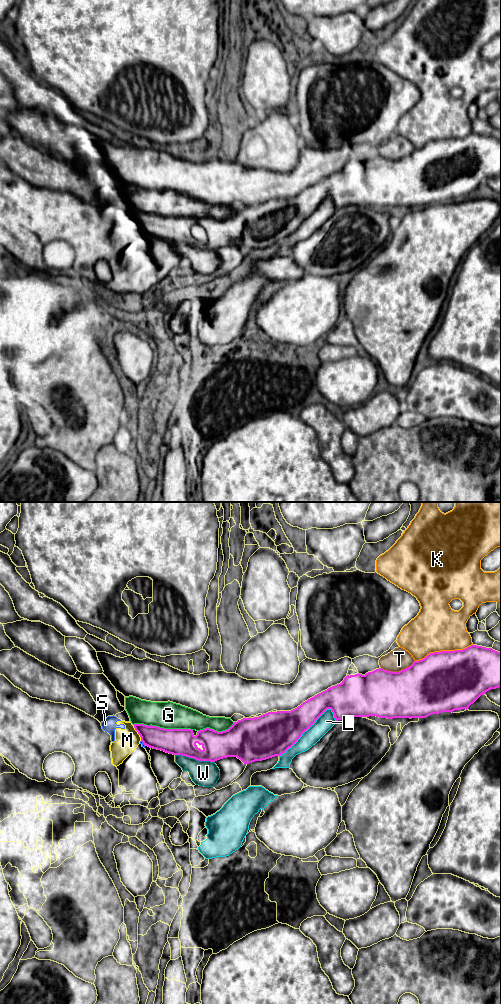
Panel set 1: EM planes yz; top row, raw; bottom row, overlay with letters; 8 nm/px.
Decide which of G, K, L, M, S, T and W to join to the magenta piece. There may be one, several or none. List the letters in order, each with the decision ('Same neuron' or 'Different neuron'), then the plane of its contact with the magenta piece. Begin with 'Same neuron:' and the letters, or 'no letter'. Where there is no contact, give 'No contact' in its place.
Same neuron: no letter
G: Different neuron. Touches magenta in yz
K: Different neuron. Touches magenta in yz
L: Different neuron. Touches magenta in yz
M: Different neuron. Touches magenta in yz
S: Different neuron. Touches magenta in yz
T: Different neuron. Touches magenta in yz
W: Different neuron. Touches magenta in yz

